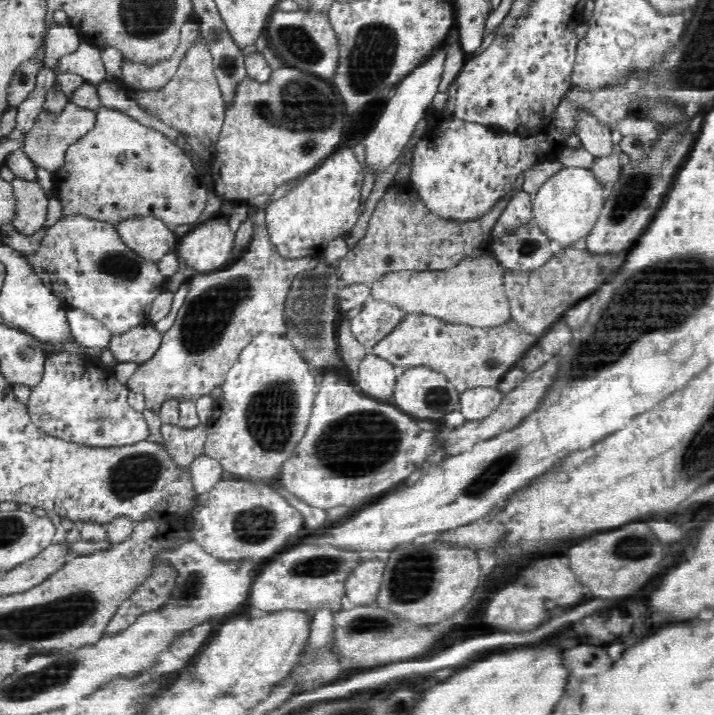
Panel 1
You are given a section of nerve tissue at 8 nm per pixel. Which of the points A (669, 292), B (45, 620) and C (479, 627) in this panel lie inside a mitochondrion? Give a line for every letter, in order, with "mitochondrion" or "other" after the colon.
A: mitochondrion
B: mitochondrion
C: other

